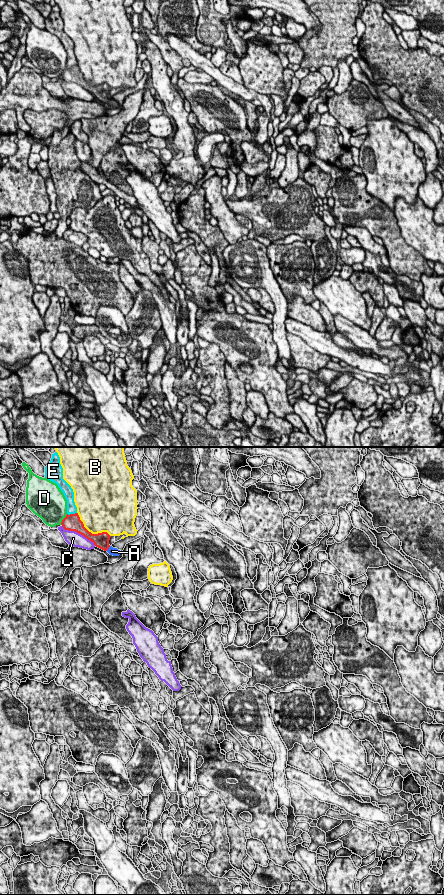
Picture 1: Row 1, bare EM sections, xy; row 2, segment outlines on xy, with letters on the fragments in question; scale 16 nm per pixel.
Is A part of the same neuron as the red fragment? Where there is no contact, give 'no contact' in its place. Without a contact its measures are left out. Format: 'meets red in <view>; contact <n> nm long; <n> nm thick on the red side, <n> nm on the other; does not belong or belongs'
meets red in xy; contact 110 nm long; 260 nm thick on the red side, 130 nm on the other; belongs

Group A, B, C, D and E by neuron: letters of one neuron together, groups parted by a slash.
A / B / C / D / E

